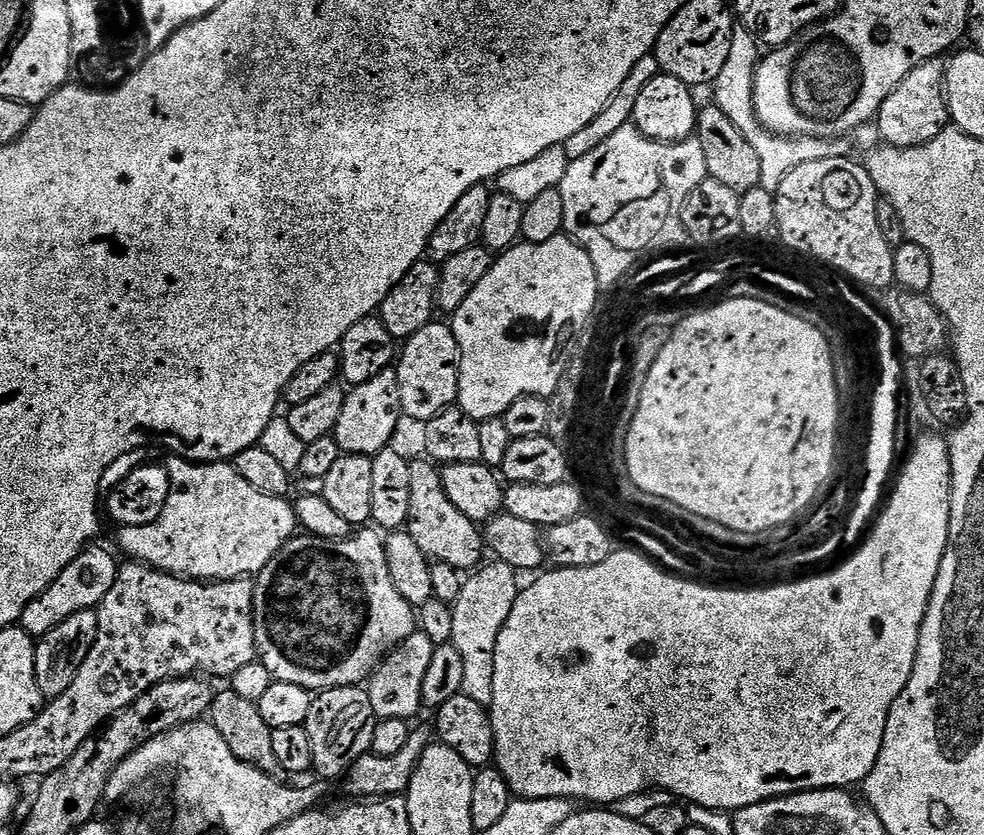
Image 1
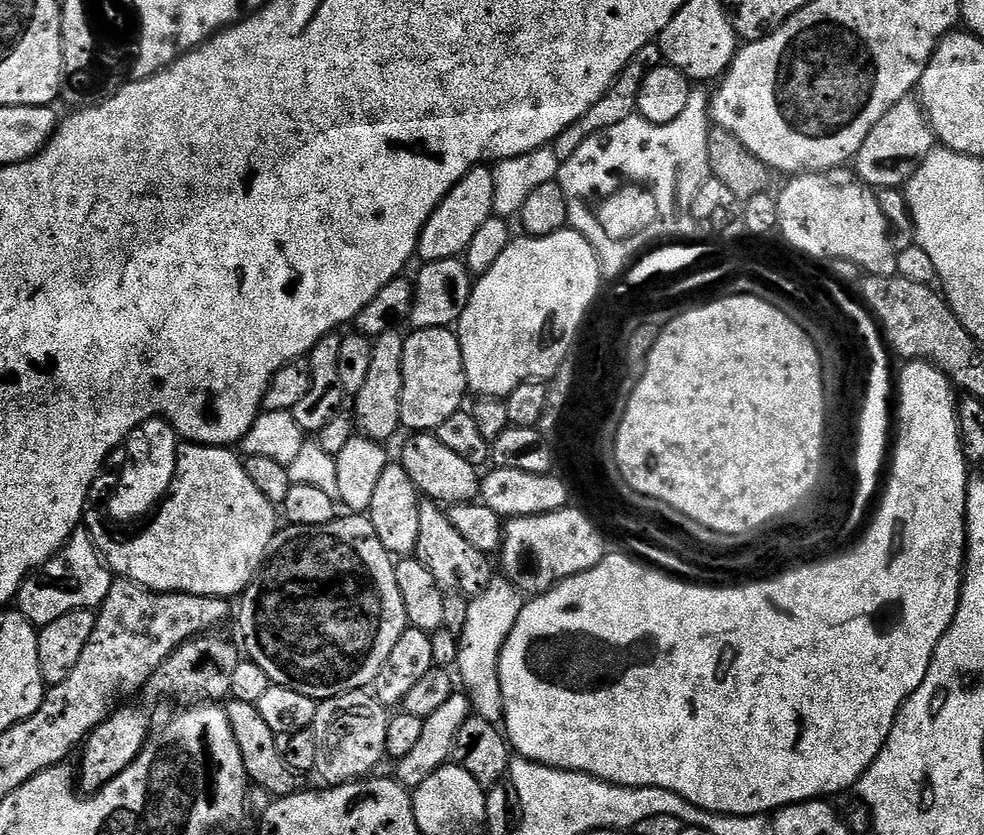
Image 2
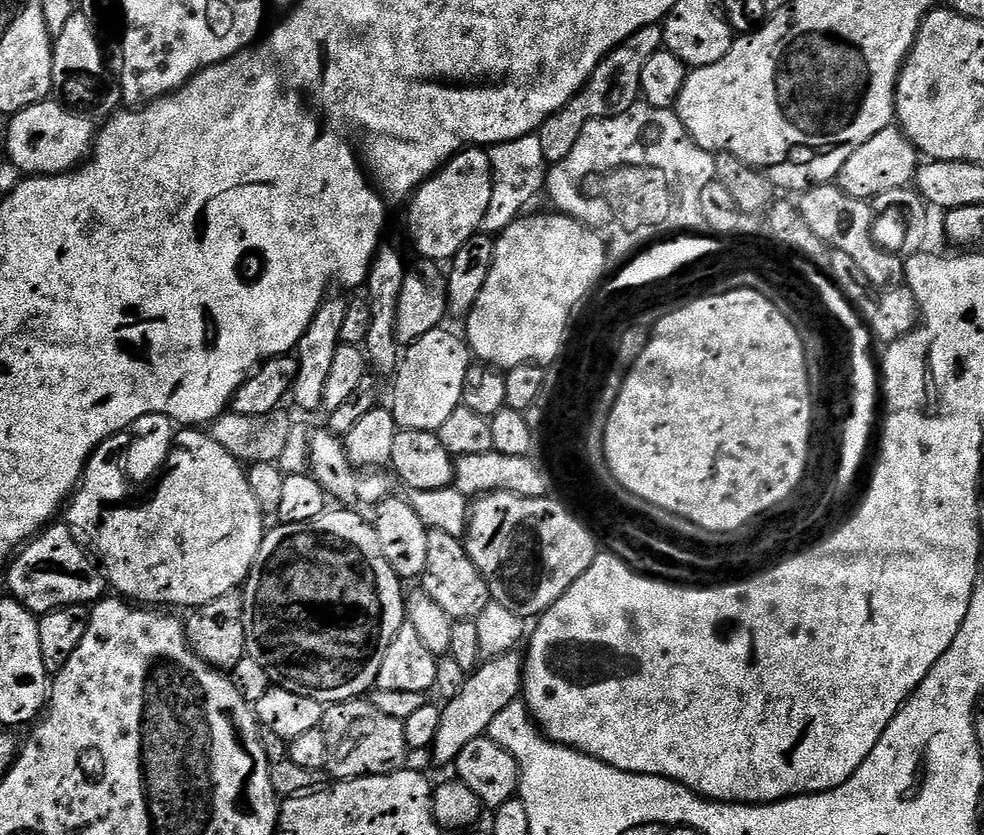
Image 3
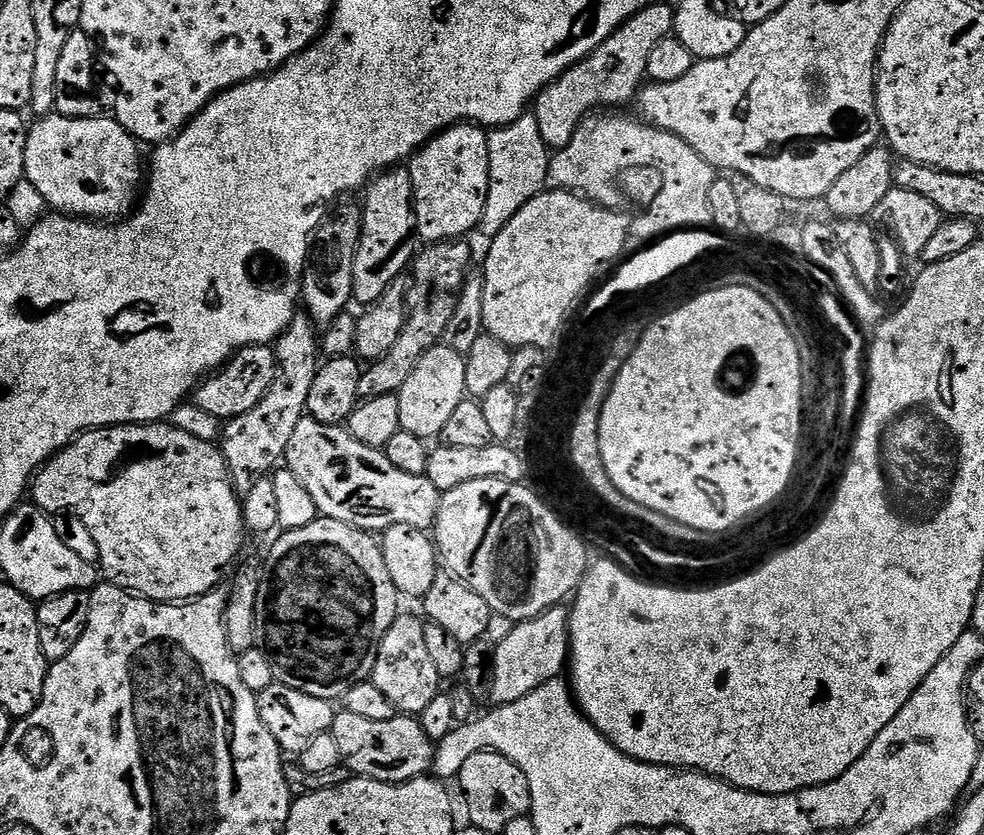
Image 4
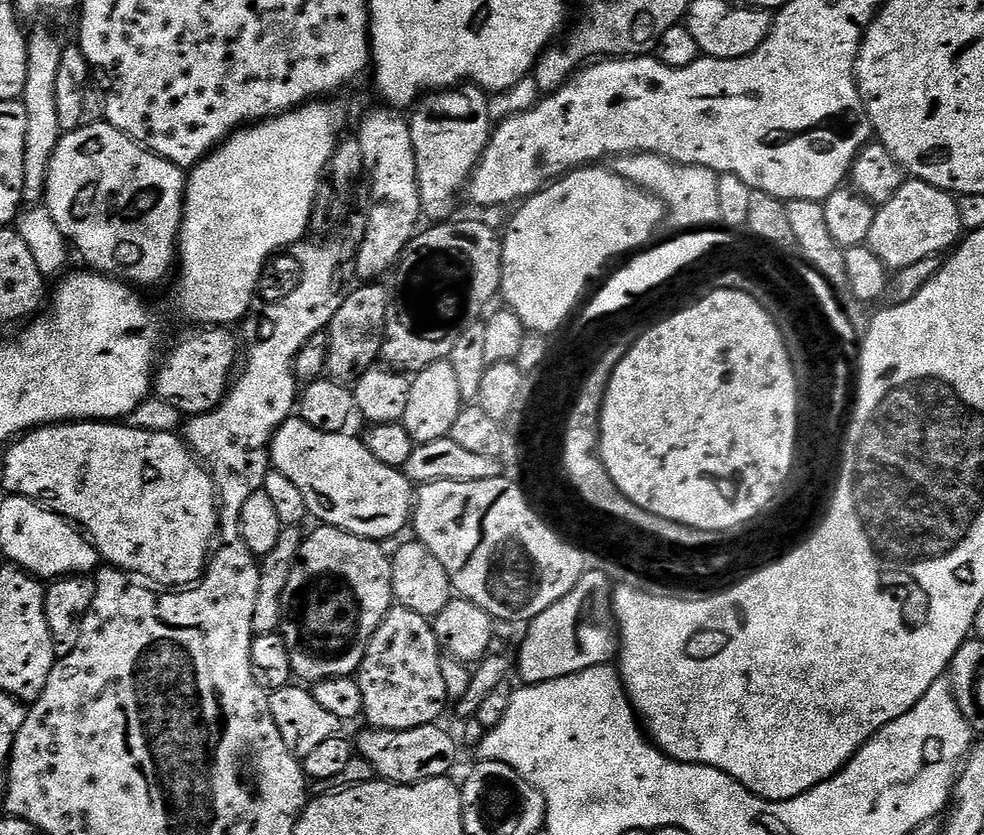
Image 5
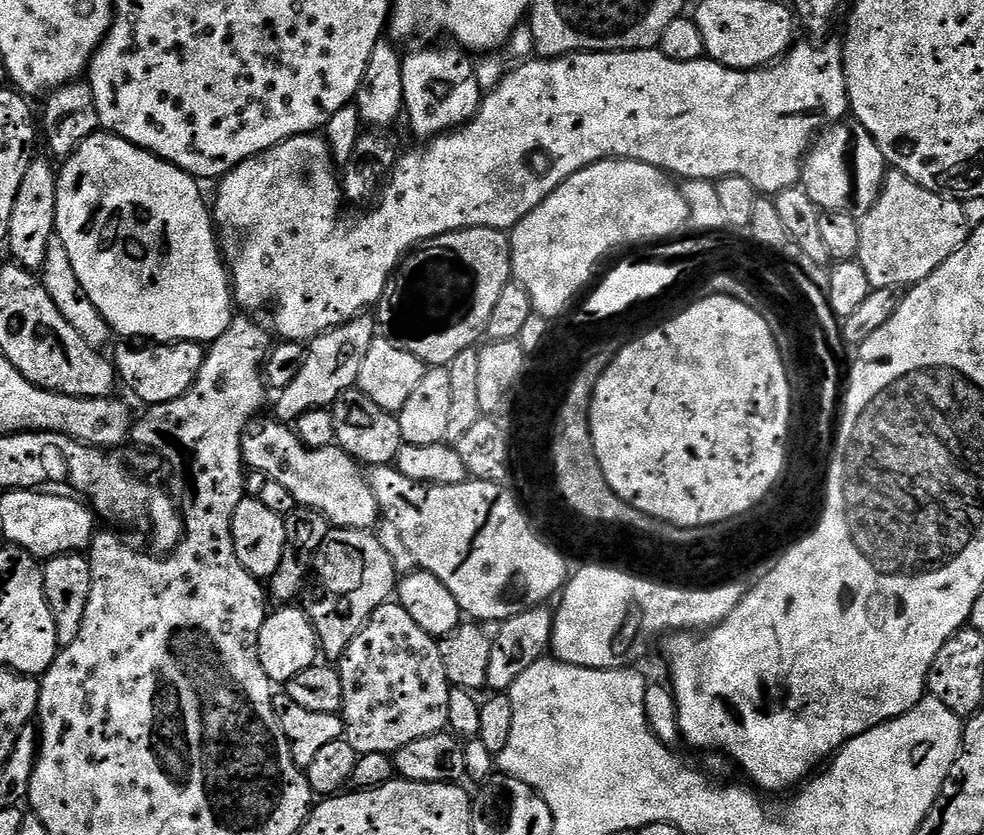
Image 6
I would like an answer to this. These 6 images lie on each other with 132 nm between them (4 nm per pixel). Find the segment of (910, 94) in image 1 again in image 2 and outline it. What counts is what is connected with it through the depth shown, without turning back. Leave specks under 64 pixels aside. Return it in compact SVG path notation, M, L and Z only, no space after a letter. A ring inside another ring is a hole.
M909 98L898 102L886 113L882 122L866 134L866 142L862 142L854 161L854 171L860 181L873 190L900 190L908 185L910 178L914 178L937 144L923 103L919 99Z

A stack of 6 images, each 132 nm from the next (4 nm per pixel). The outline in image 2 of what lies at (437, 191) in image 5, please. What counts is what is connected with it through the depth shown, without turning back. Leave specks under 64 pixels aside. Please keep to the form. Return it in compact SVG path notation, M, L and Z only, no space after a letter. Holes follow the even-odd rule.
M481 166L472 168L446 194L440 205L430 216L422 234L420 235L420 247L418 256L424 262L438 262L439 260L454 260L463 257L468 251L470 242L474 242L474 234L484 225L492 215L494 206L494 174L492 168Z

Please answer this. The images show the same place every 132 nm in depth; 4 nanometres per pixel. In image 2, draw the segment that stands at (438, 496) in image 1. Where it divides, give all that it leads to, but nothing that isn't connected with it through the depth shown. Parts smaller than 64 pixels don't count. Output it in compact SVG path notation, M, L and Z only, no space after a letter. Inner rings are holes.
M421 499L418 510L418 546L414 556L430 570L442 592L473 598L490 586L494 577L489 553L476 550L450 522L447 511L435 500Z

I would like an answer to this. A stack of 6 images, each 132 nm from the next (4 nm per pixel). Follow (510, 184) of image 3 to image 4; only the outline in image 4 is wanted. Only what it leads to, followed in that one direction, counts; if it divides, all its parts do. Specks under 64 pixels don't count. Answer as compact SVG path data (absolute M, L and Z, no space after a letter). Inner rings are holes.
M525 114L513 124L507 124L505 128L495 129L488 137L488 149L490 150L490 186L486 194L486 210L480 219L479 231L485 232L488 238L498 235L530 202L549 187L548 161L550 150L546 142L542 142L542 134L538 134L538 122L535 115Z

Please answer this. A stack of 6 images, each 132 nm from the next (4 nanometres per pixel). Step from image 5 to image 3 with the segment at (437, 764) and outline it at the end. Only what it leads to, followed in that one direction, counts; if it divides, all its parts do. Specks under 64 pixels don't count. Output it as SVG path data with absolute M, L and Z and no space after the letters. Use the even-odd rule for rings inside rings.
M371 699L343 700L324 709L326 762L324 768L333 781L357 780L363 776L388 776L399 772L410 757L403 720L389 718L372 705Z

